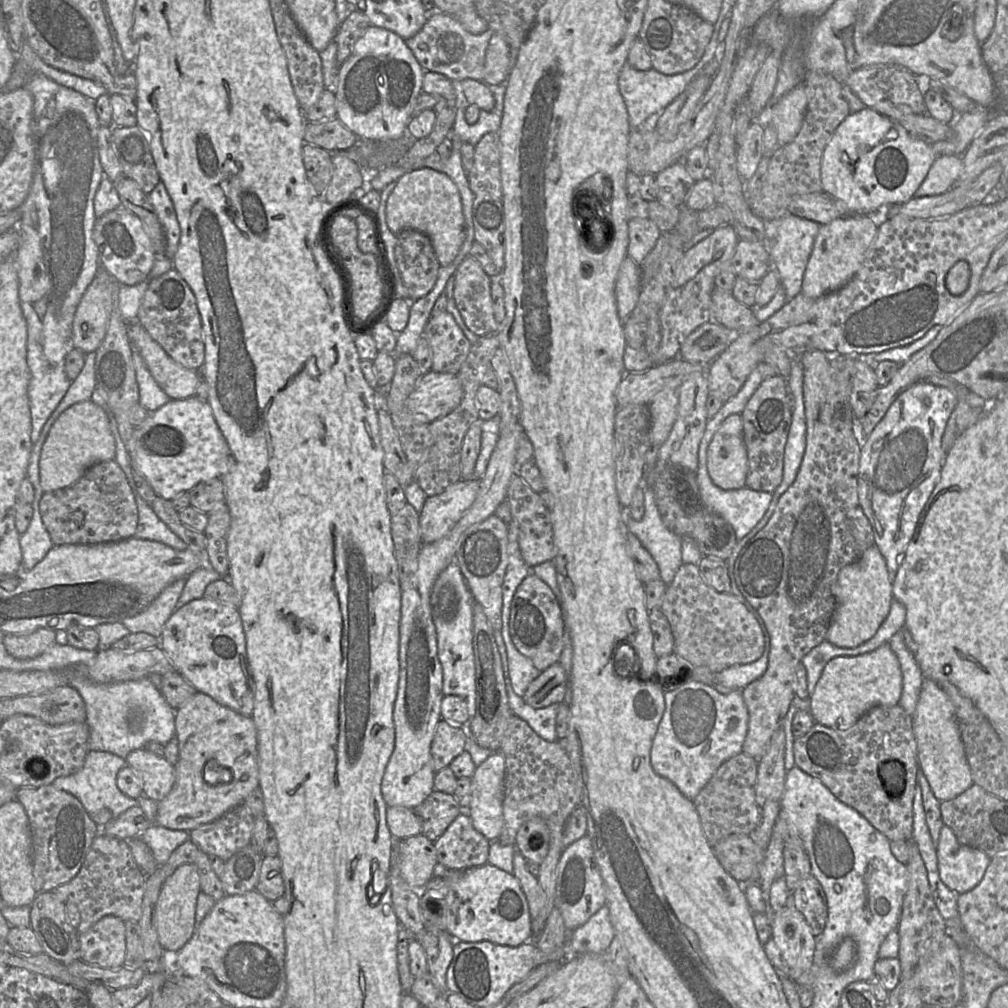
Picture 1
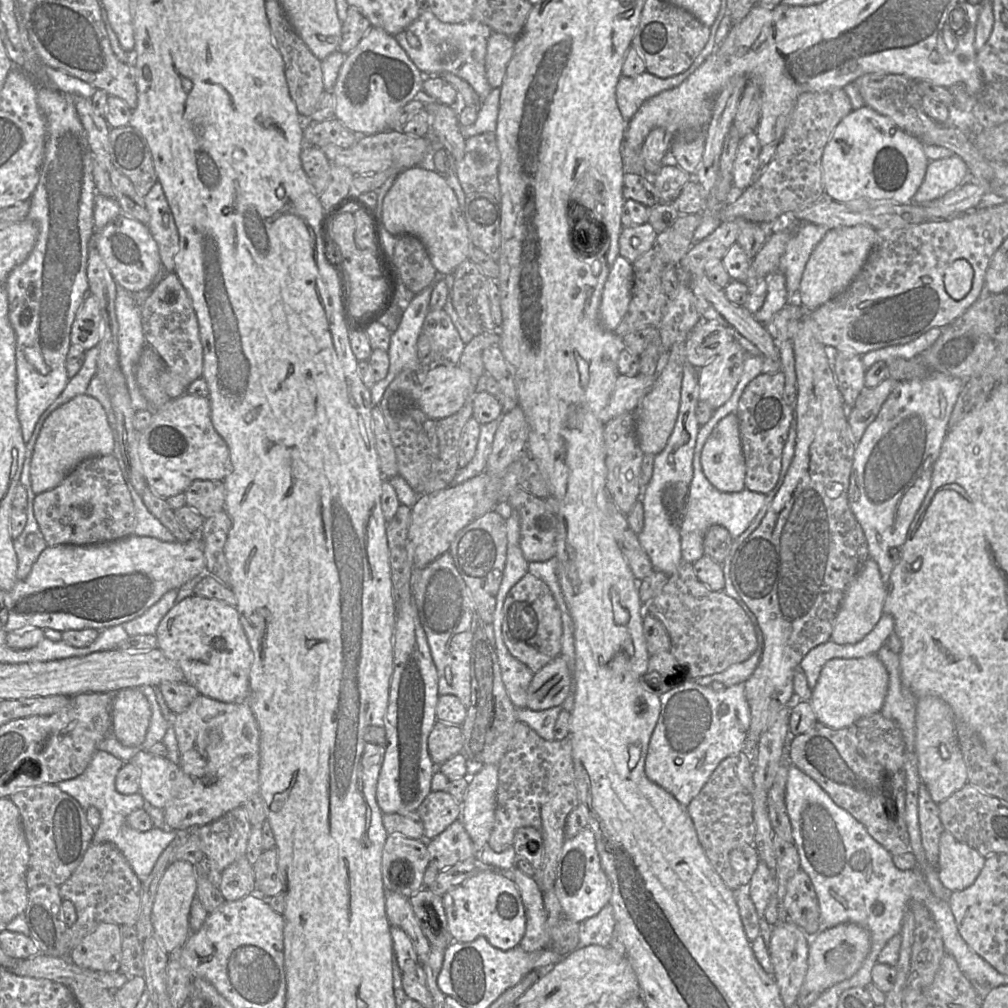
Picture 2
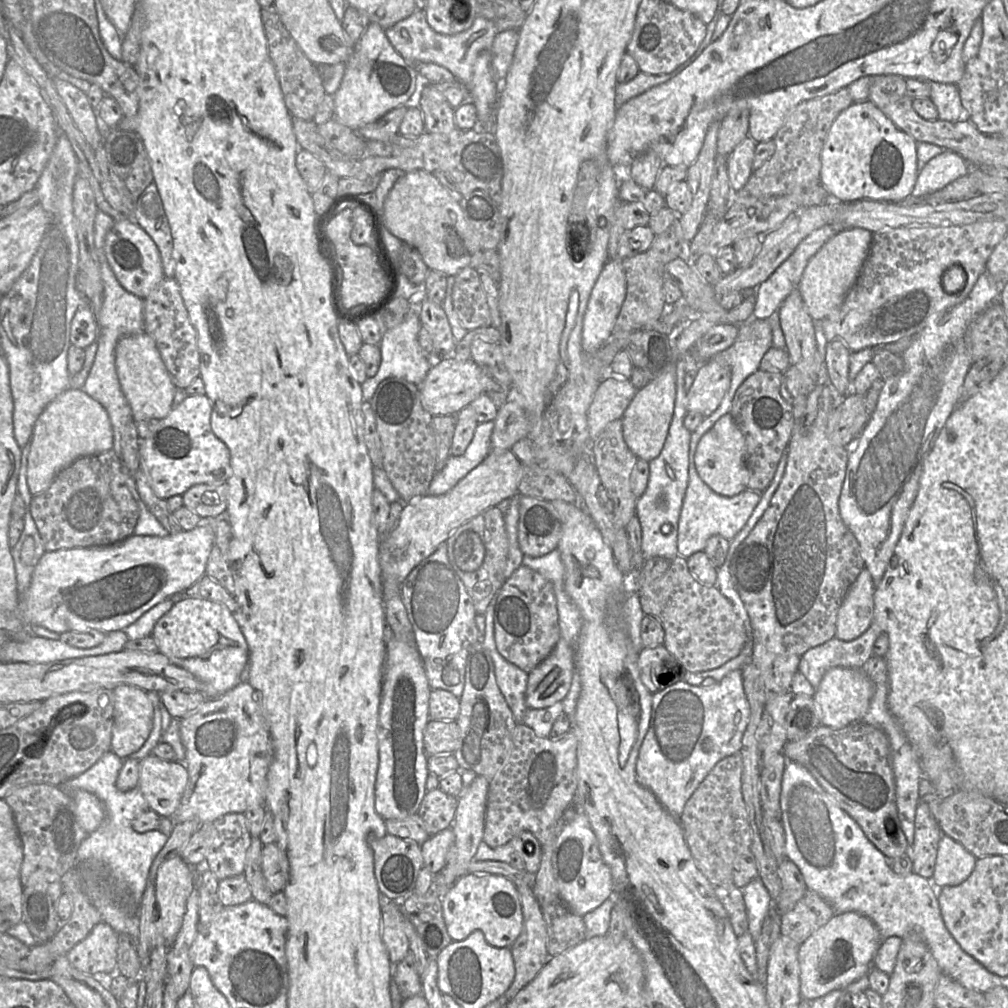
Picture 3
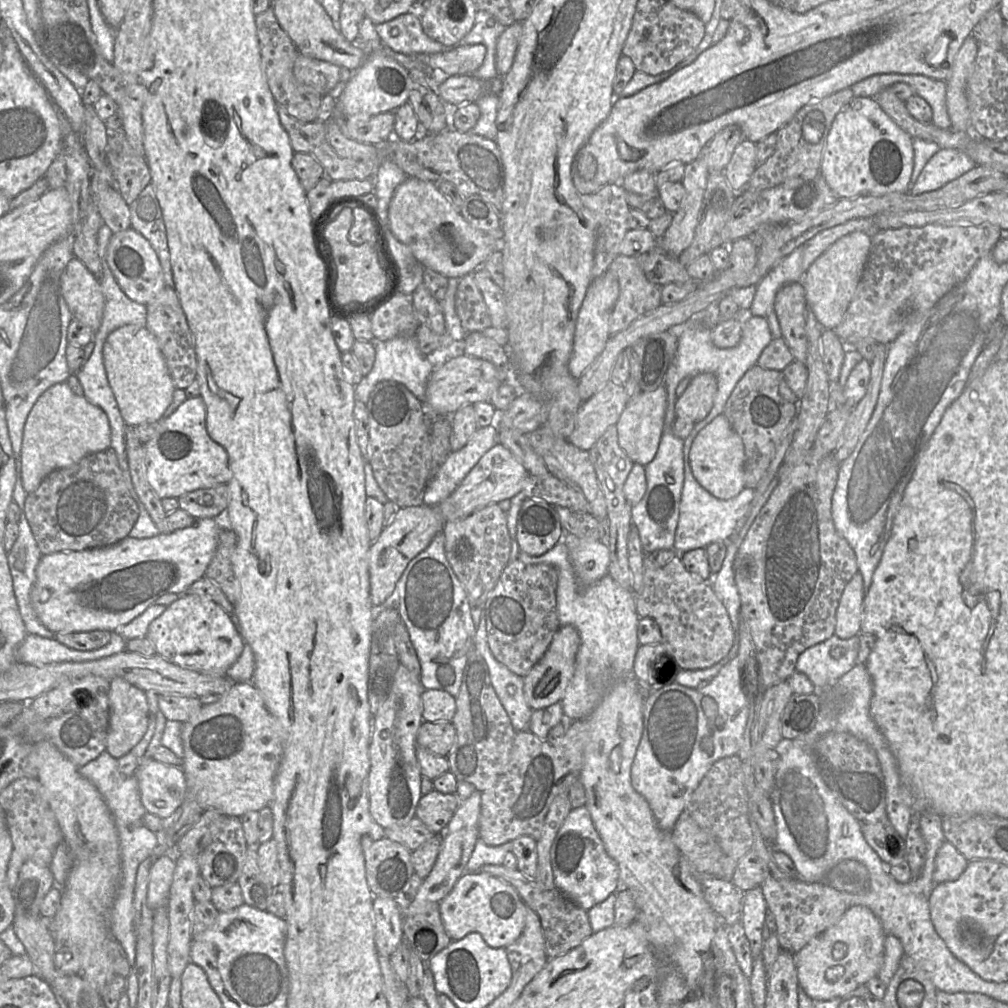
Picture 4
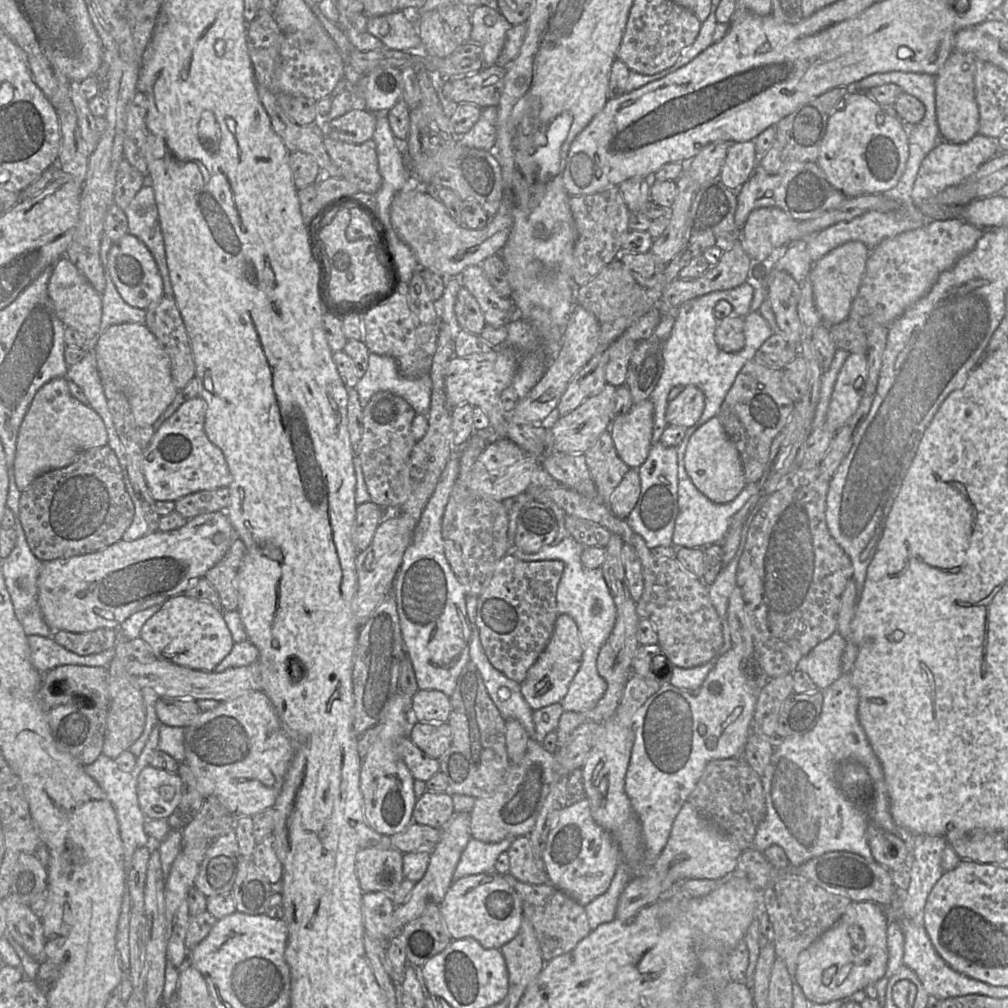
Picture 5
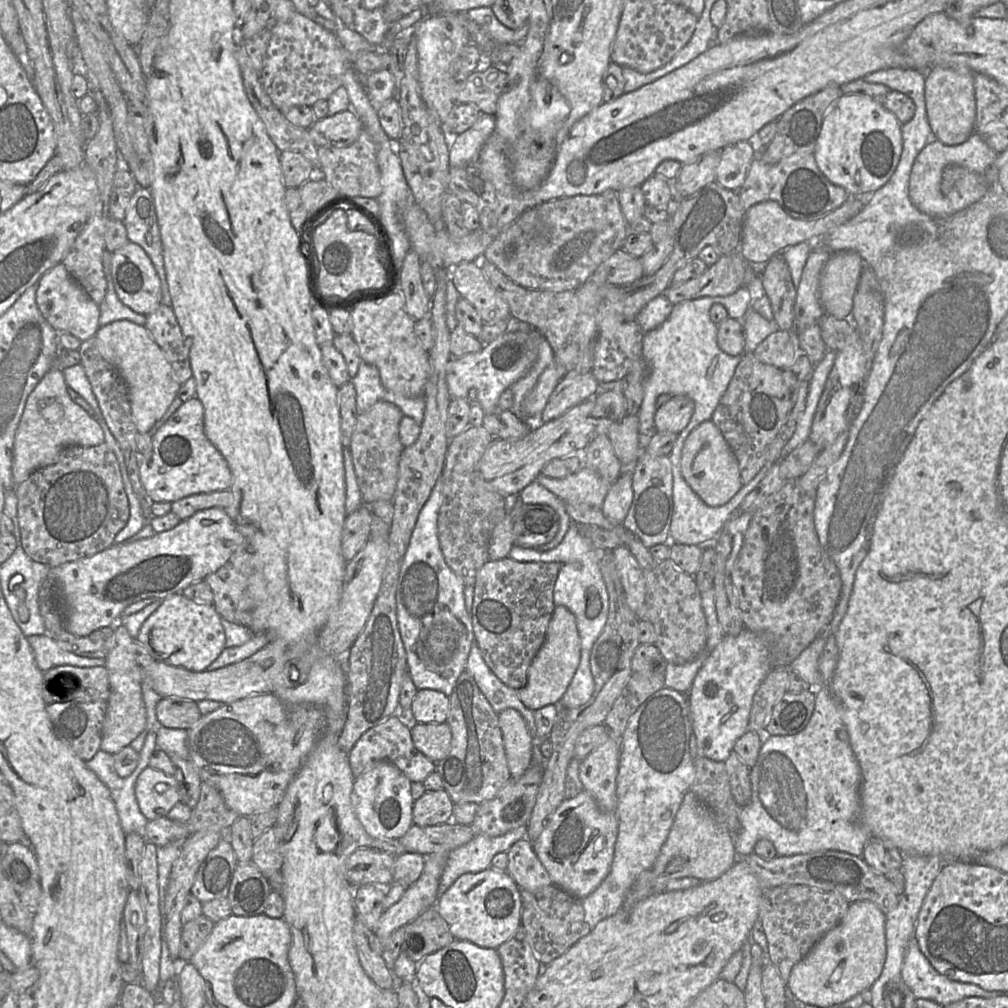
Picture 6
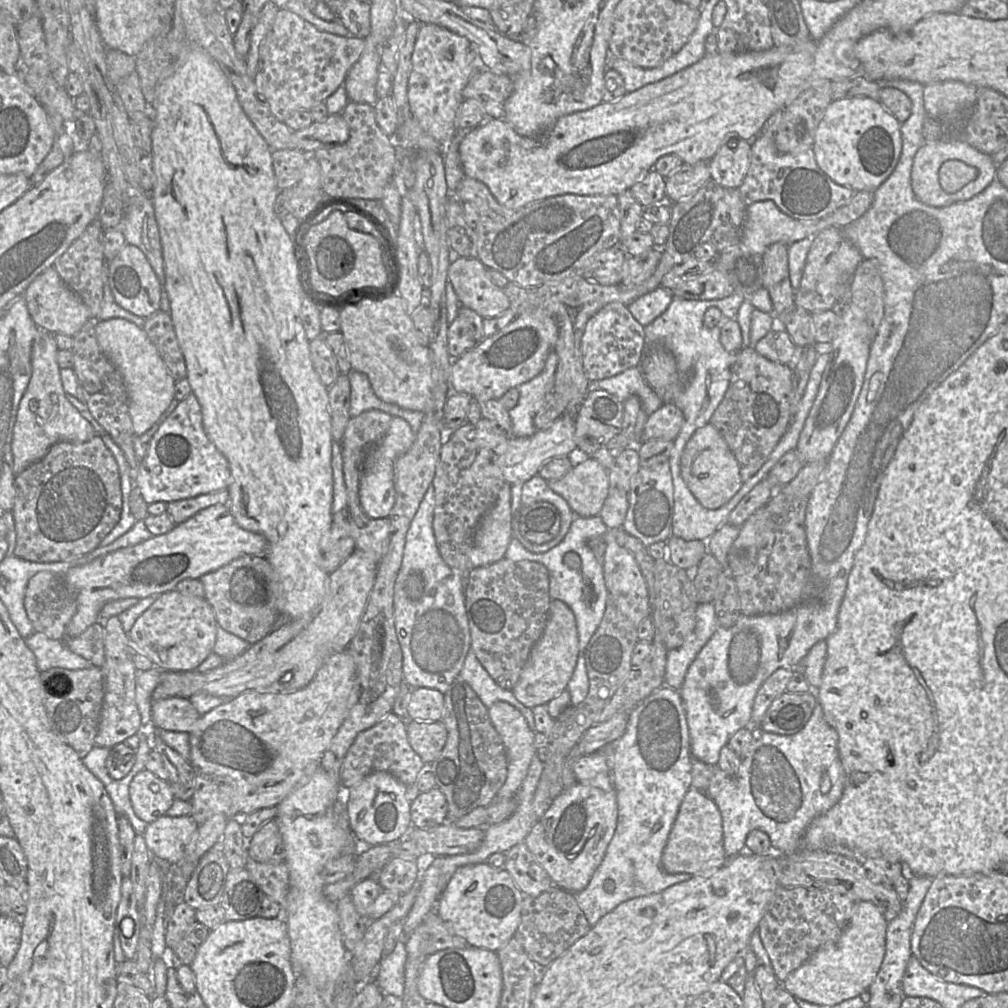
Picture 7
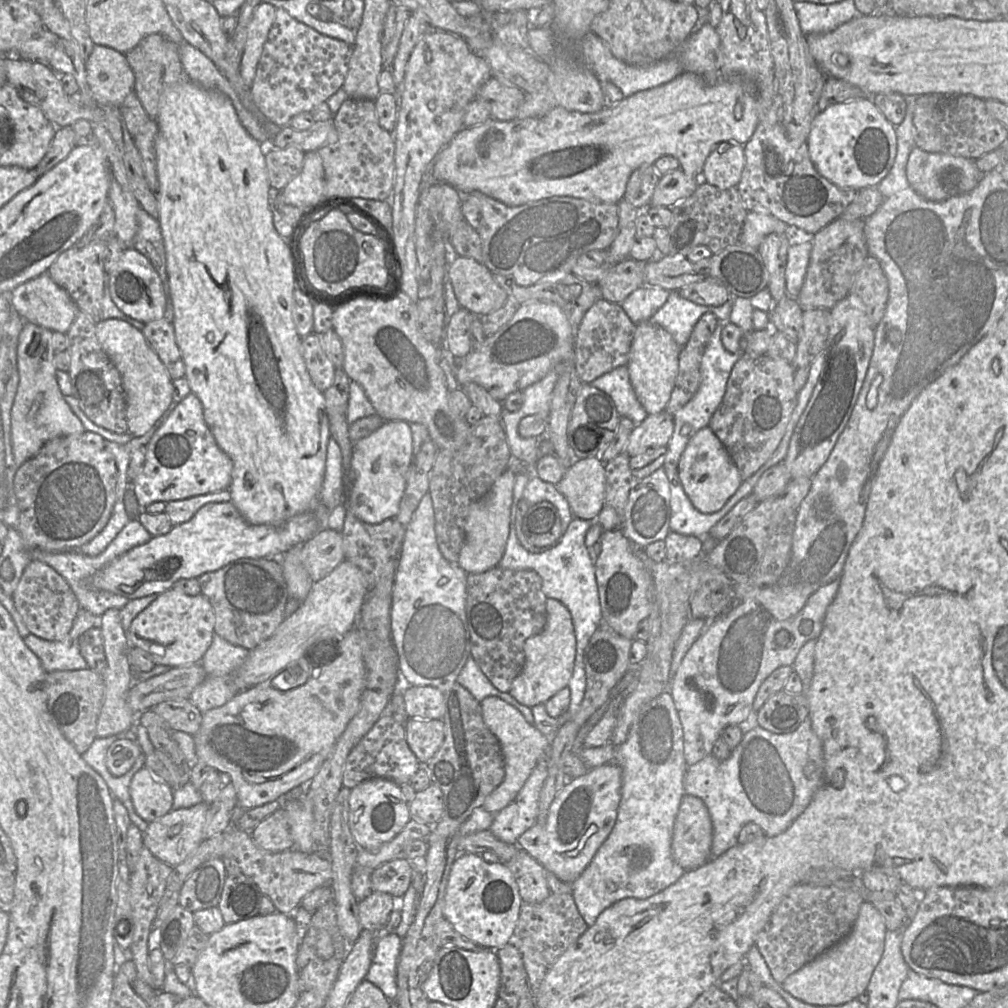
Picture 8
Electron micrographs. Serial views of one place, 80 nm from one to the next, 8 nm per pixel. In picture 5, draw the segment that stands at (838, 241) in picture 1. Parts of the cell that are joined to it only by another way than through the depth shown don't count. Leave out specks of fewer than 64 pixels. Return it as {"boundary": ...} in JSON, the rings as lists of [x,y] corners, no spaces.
{"boundary":[[[849,241],[834,248],[817,260],[809,273],[816,308],[828,326],[846,320],[865,272],[870,250],[860,241]]]}

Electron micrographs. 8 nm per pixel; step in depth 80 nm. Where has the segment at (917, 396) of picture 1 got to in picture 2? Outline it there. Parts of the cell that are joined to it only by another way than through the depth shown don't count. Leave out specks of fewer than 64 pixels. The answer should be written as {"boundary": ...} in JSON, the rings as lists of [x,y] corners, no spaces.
{"boundary":[[[930,371],[923,378],[899,381],[856,445],[848,502],[864,532],[869,558],[877,563],[885,586],[889,583],[901,547],[931,486],[933,466],[939,457],[953,407],[964,384],[963,379],[939,371]]]}

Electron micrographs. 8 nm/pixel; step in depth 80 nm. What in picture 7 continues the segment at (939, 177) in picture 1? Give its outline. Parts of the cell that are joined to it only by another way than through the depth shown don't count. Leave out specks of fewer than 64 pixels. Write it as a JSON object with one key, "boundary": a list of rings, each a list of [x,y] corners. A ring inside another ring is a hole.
{"boundary":[[[929,141],[925,142],[915,154],[911,169],[911,186],[913,193],[922,203],[932,207],[946,207],[969,200],[982,192],[995,180],[996,170],[997,165],[993,162],[991,155],[978,151],[964,141]],[[949,160],[959,160],[977,169],[976,178],[954,193],[946,193],[939,182],[939,169]]]}

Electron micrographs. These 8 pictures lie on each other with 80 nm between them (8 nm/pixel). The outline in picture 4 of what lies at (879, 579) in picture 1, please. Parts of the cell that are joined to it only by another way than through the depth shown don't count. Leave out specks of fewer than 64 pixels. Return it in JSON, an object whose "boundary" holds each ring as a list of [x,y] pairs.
{"boundary":[[[857,572],[845,586],[836,611],[834,633],[839,638],[849,639],[861,634],[864,598],[863,577]]]}

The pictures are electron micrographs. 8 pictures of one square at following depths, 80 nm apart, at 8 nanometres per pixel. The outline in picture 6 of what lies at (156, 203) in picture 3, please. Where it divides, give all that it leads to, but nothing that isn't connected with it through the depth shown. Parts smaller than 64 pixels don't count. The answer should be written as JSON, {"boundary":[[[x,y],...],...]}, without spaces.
{"boundary":[[[137,187],[126,209],[123,223],[128,241],[144,249],[160,278],[161,304],[172,306],[166,278],[162,238],[150,188]]]}

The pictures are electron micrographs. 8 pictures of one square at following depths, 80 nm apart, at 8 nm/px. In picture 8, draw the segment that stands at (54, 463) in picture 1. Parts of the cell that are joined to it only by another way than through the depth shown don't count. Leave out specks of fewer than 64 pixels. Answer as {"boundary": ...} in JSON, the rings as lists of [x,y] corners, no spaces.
{"boundary":[[[25,322],[18,338],[19,384],[11,409],[11,444],[17,468],[34,457],[47,441],[86,431],[59,389],[54,356],[53,331]]]}

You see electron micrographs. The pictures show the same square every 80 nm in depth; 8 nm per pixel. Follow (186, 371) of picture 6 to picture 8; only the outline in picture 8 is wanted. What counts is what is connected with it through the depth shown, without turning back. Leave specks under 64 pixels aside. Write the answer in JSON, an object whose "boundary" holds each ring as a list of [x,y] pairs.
{"boundary":[[[165,318],[151,321],[141,331],[174,381],[185,376],[185,364],[176,343],[173,324]]]}

